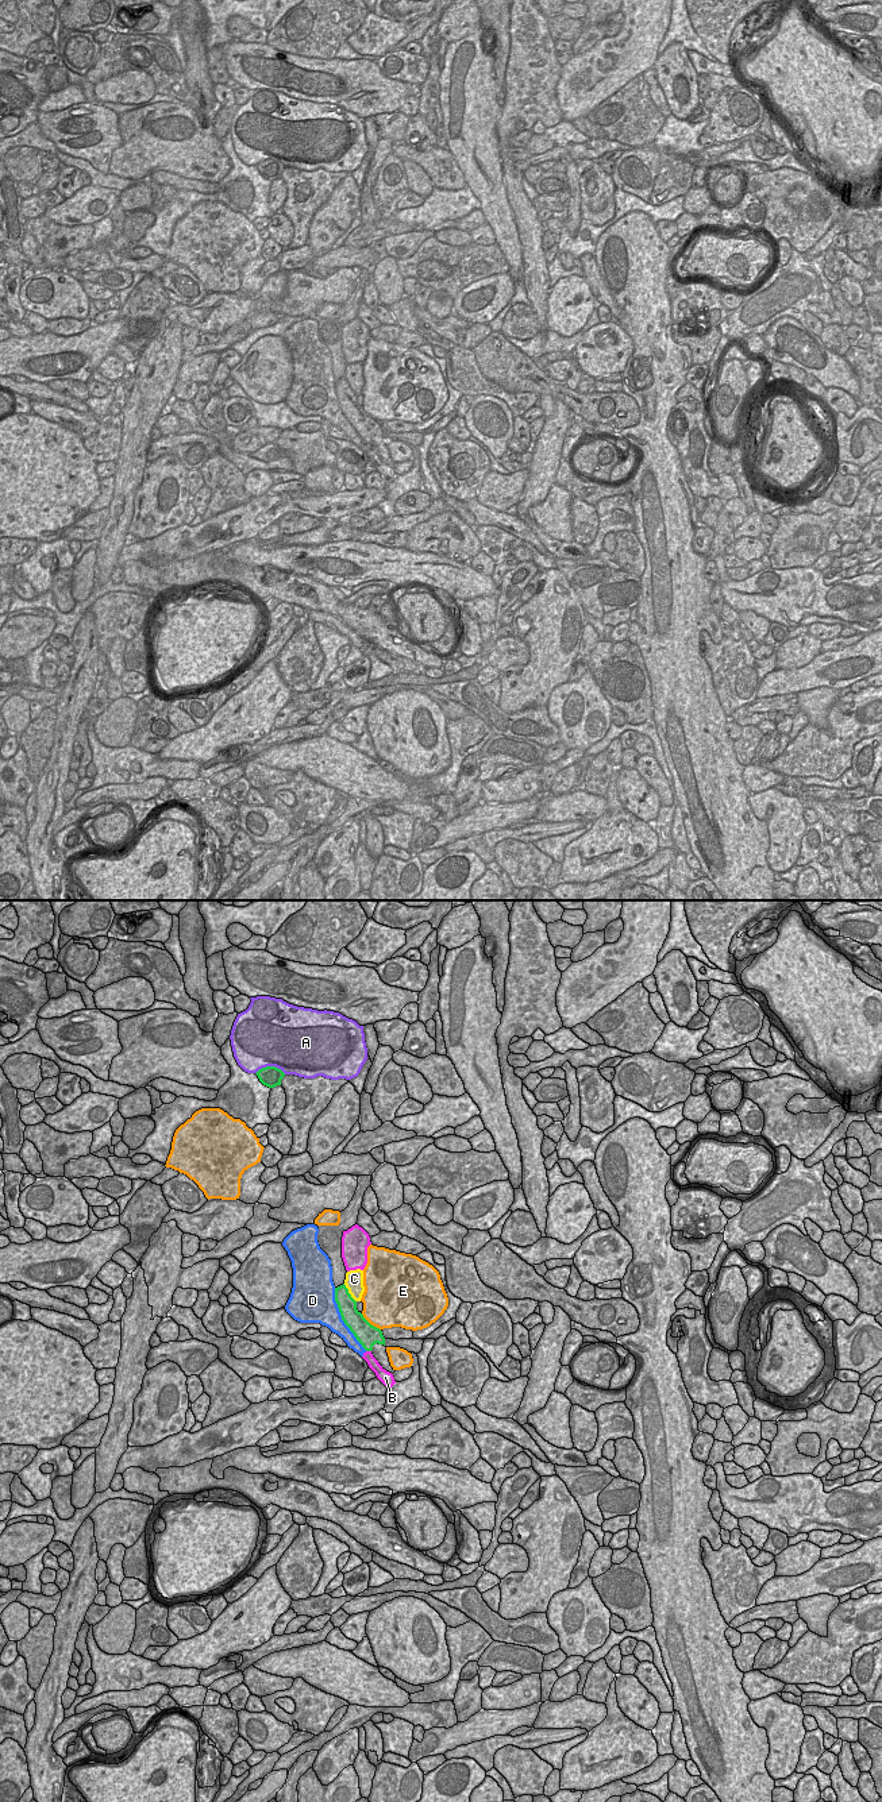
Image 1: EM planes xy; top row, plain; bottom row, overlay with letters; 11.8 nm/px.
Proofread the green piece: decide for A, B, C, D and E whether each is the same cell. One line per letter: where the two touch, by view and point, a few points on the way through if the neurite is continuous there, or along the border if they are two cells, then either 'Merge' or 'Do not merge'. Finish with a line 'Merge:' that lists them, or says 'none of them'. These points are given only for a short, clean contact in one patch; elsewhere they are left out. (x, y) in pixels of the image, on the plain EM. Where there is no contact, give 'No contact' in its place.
A: Touches green at xy (270, 159). Do not merge
B: Touches green at xy (369, 443). Do not merge
C: Touches green at xy (349, 386). Boundary: xy (343, 377), (355, 394). Do not merge
D: Touches green at xy (342, 412). Do not merge
E: Touches green at xy (369, 416). Do not merge
Merge: none of them

